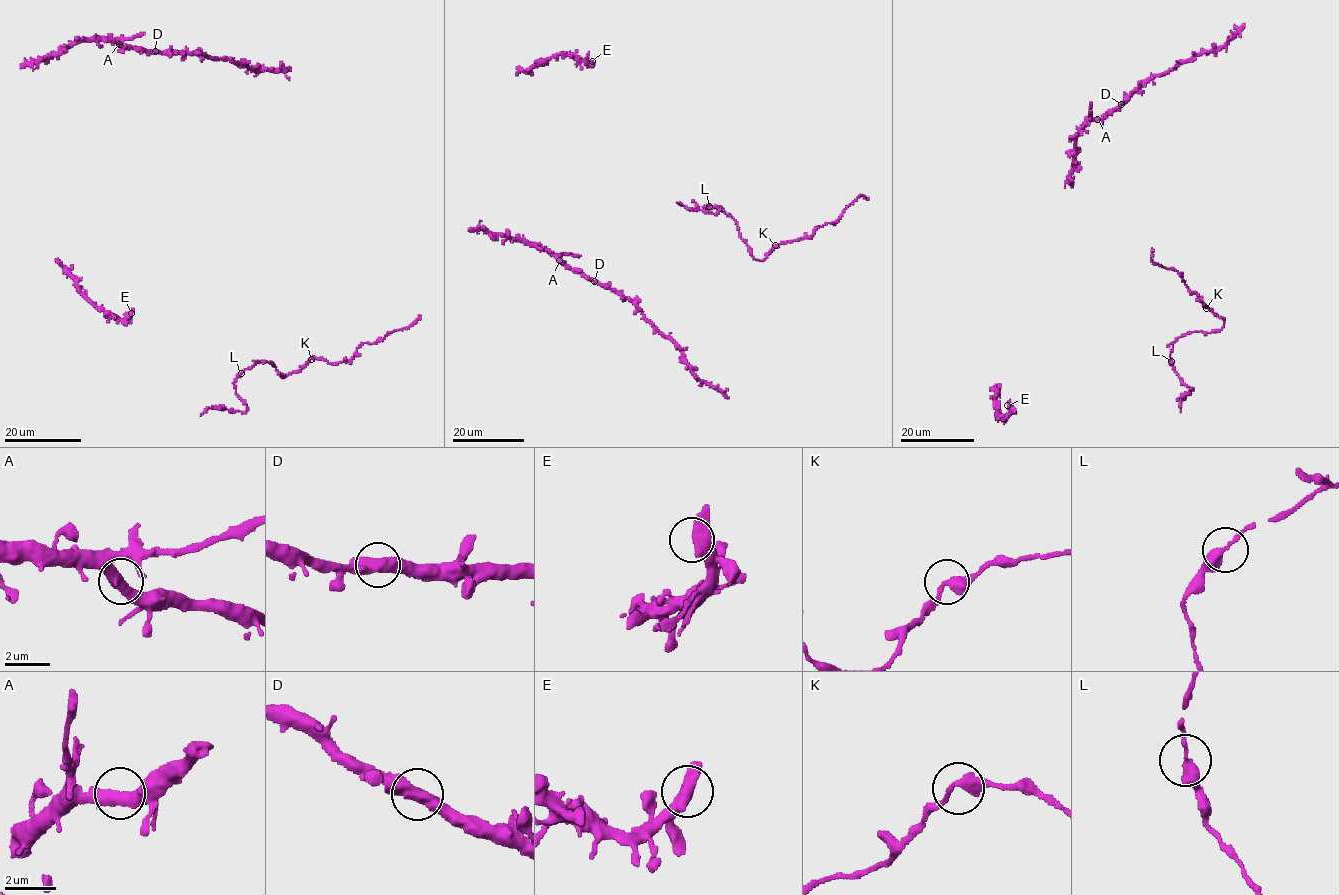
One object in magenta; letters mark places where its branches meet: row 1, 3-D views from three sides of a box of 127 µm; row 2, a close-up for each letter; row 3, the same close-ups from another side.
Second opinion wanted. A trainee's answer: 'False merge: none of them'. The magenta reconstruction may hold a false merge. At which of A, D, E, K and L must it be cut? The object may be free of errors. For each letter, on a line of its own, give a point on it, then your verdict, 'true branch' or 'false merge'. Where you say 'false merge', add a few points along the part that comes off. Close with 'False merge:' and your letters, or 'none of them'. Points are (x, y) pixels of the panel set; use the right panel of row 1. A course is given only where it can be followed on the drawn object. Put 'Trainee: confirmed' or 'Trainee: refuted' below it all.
A: place (1097, 119); true branch
D: place (1121, 104); true branch
E: place (1007, 405); true branch
K: place (1206, 308); true branch
L: place (1171, 361); true branch
False merge: none of them
Trainee: confirmed

